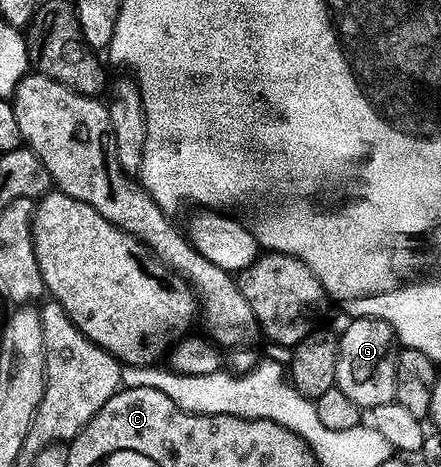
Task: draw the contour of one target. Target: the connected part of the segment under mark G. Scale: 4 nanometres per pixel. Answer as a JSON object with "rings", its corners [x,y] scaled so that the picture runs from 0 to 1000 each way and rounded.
{"rings":[[[807,681],[803,685],[789,687],[785,692],[787,709],[773,715],[769,726],[769,769],[762,779],[762,818],[757,833],[771,835],[800,861],[800,865],[810,865],[816,878],[825,882],[839,882],[844,878],[853,878],[855,874],[864,874],[873,865],[891,865],[898,861],[896,850],[900,848],[900,788],[896,786],[896,769],[900,764],[900,726],[896,713],[891,711],[891,702],[887,698],[871,698],[839,681]]]}

